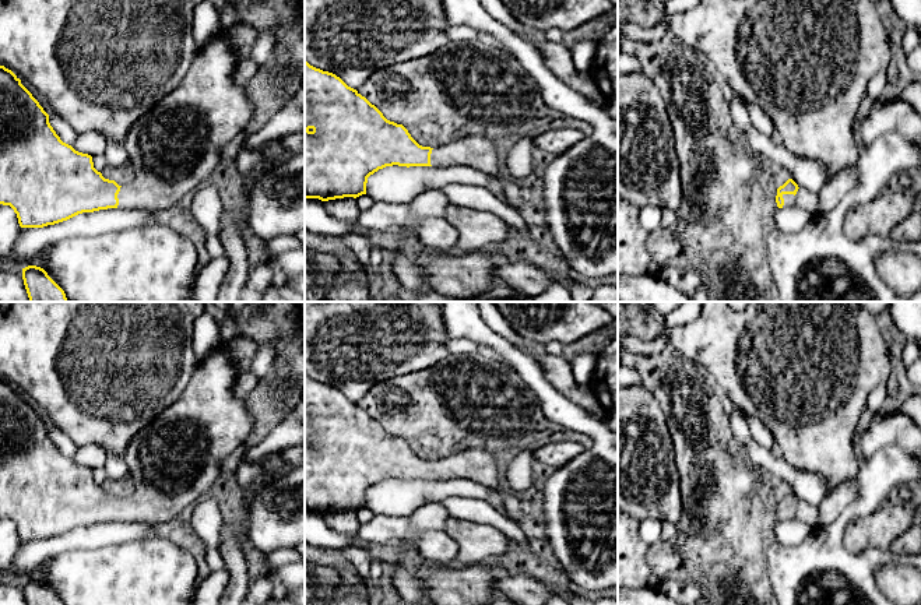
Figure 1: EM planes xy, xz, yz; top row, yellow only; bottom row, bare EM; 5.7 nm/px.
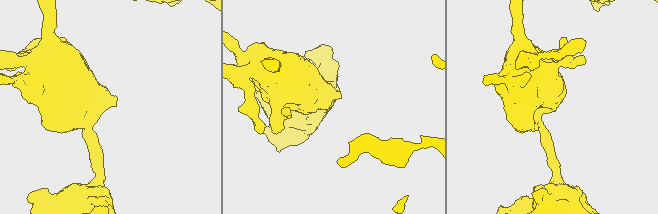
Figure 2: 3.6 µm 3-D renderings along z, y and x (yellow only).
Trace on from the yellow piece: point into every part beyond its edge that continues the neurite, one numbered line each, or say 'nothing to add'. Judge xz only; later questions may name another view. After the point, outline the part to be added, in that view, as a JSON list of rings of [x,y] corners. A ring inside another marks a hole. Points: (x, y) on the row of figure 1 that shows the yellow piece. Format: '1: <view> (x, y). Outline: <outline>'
1: xz (480, 152). Outline: [[[465,136],[433,148],[430,165],[471,166],[496,177],[502,162],[499,161],[498,144],[493,140],[485,136]]]

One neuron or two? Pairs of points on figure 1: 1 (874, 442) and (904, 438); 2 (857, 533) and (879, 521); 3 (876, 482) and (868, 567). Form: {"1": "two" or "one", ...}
{"1": "one", "2": "one", "3": "one"}

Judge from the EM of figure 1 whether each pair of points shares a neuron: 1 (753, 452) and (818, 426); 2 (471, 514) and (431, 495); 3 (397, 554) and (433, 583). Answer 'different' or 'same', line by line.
1: different
2: different
3: same

